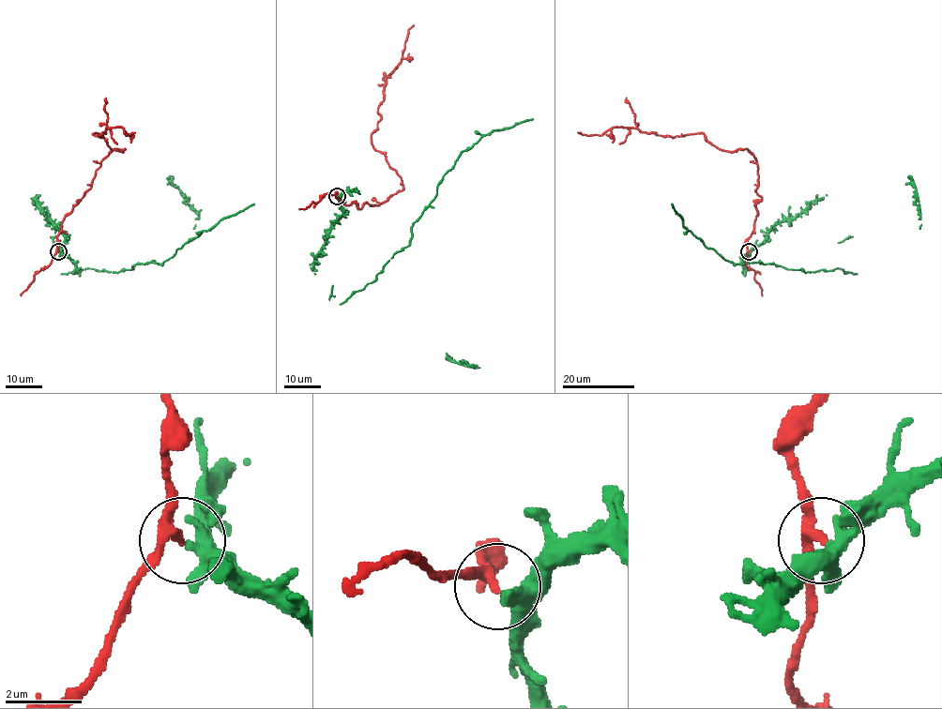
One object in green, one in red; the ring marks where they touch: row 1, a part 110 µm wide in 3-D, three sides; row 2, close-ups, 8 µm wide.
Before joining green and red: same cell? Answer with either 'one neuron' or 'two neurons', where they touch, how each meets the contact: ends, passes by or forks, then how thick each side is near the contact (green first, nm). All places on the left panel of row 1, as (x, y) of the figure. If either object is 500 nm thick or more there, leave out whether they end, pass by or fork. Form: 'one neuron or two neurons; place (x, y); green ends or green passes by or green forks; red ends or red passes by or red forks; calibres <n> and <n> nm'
two neurons; place (58, 251); green forks; red passes by; calibres 280 and 240 nm

